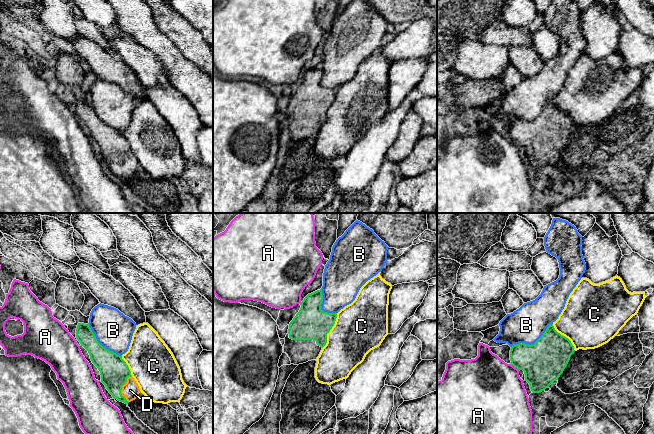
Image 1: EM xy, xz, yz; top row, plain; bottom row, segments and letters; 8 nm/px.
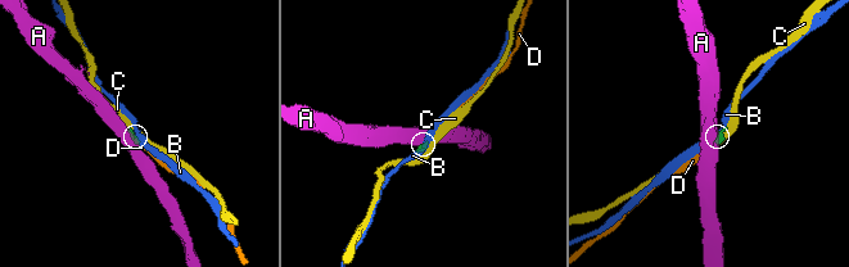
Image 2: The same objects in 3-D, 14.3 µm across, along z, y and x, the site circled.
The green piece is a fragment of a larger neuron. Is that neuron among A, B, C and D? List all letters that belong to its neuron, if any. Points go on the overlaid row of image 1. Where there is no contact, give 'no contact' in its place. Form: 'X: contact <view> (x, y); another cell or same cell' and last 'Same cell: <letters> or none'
A: contact yz (515, 367); another cell
B: contact yz (532, 344); another cell
C: contact xz (329, 331); another cell
D: contact xy (121, 388); same cell
Same cell: D

